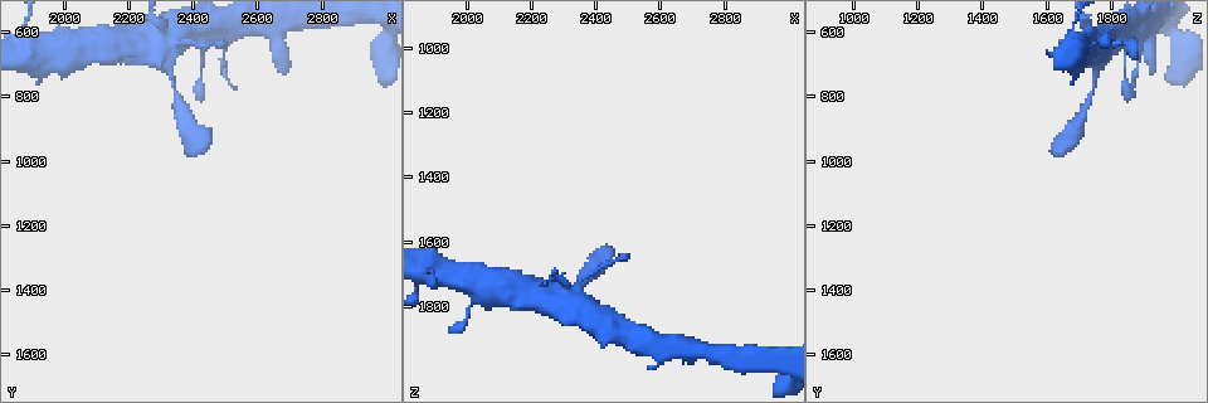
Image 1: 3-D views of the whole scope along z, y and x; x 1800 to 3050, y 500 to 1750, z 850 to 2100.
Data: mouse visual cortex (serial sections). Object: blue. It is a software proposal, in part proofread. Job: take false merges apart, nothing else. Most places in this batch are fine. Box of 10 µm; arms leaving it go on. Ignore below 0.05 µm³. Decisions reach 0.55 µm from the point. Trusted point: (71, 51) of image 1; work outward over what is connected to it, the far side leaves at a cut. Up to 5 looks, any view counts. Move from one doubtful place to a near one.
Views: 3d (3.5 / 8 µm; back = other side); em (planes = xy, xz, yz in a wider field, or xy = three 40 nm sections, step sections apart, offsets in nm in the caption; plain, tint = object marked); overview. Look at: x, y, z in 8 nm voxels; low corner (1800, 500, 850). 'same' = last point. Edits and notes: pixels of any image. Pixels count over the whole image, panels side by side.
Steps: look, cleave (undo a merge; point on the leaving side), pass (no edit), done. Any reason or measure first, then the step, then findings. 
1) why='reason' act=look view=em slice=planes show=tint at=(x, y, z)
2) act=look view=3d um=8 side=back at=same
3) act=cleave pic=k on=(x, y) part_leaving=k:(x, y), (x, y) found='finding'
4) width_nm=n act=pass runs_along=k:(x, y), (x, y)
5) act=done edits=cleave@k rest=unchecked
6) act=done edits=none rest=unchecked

why='sharp bend' act=look view=3d um=3.5 side=back at=(2340, 670, 1760)

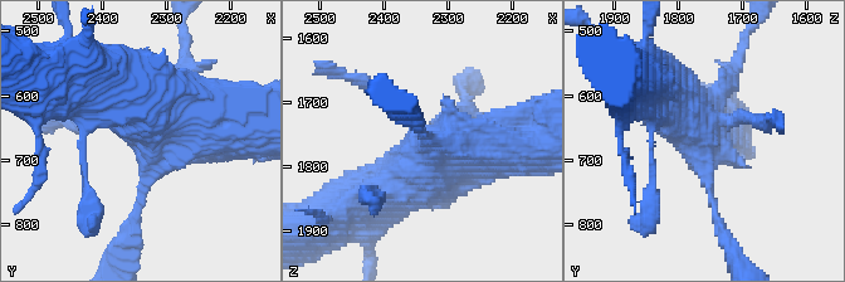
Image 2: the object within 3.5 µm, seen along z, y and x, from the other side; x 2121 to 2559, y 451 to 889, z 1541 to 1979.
act=look view=em slice=xy step=1 show=tint at=(2335, 665, 1770)

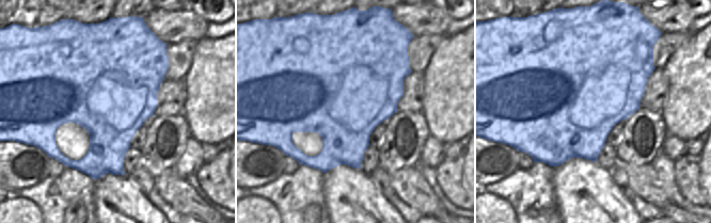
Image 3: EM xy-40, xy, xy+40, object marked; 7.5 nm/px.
act=pass found='continuous, no second cell'

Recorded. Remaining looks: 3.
why='sudden change in width' act=look view=3d um=3.5 at=(2370, 880, 1700)

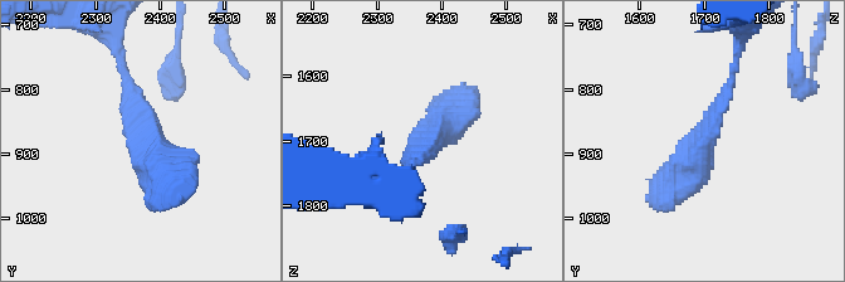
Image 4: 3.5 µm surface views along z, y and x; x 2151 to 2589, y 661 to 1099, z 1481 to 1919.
act=look view=em slice=xy step=1 show=tint at=(2380, 875, 1705)

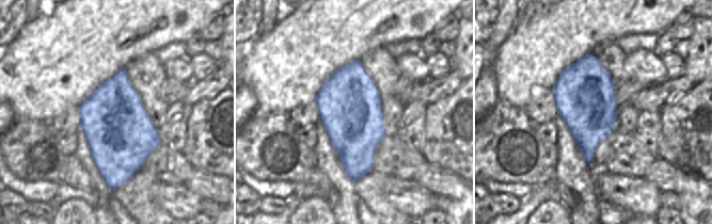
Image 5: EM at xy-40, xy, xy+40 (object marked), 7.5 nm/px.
arm_widths_nm=100,400 act=pass runs_along=4:(734, 68), (702, 145), (654, 195) found='continuous, no second cell'

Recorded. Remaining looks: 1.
act=done edits=none rest=unchecked

